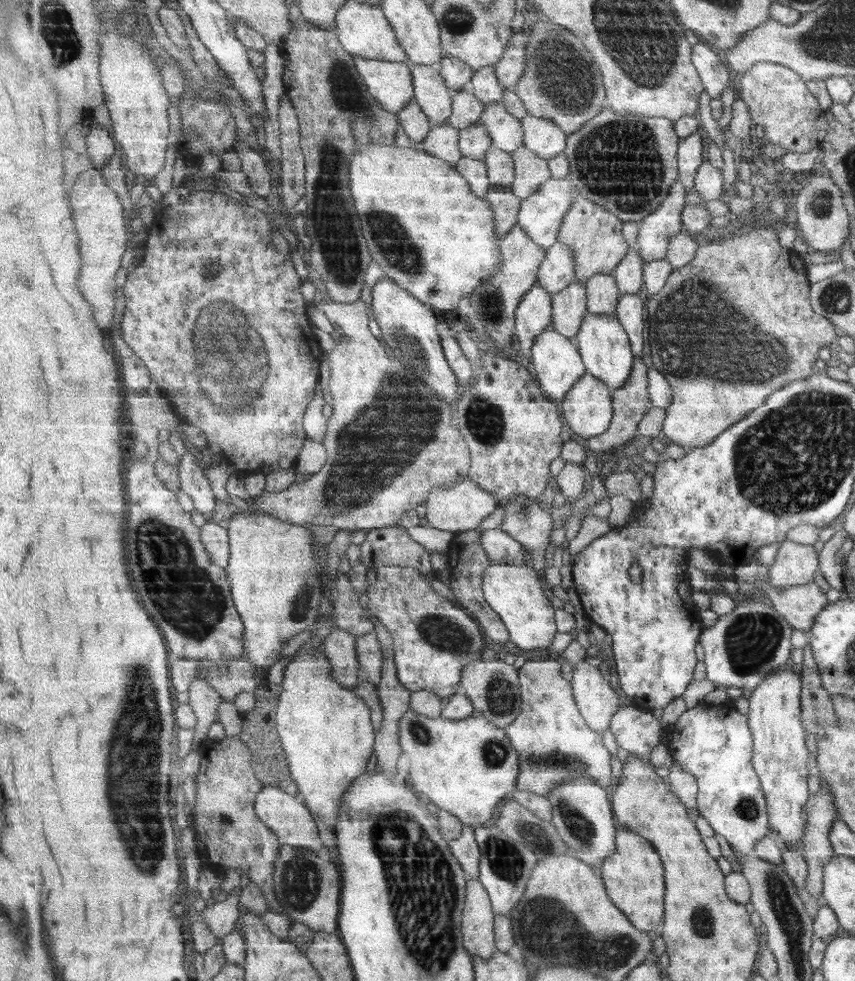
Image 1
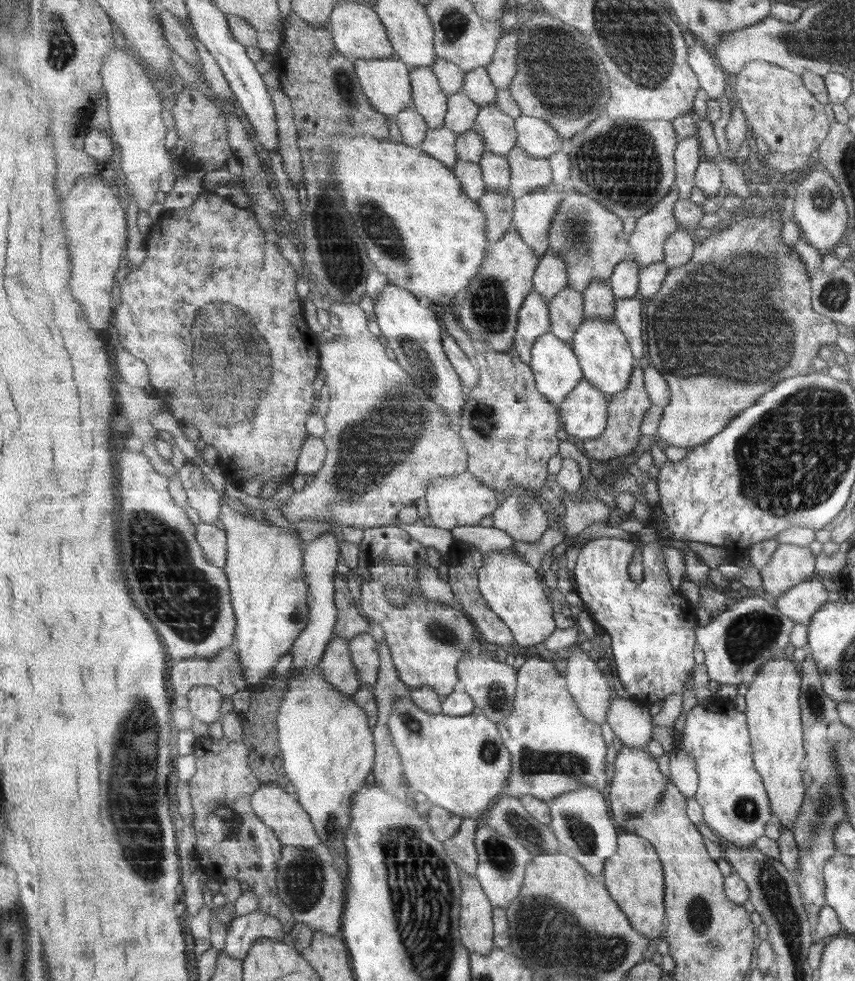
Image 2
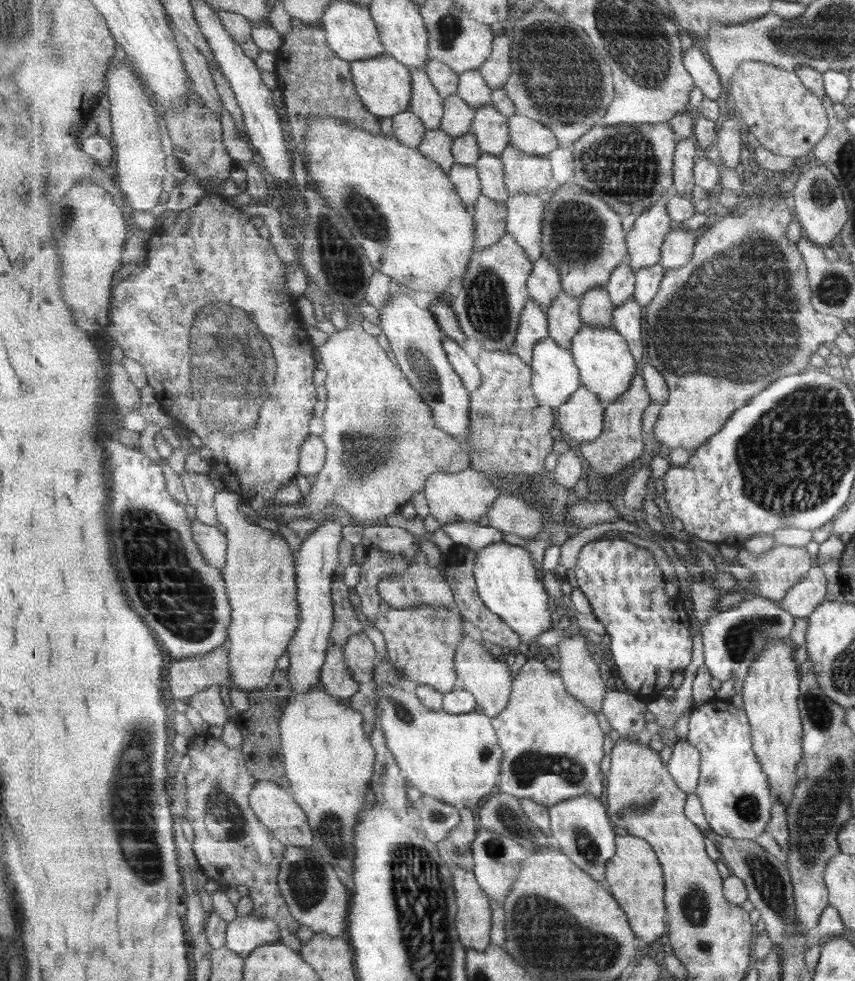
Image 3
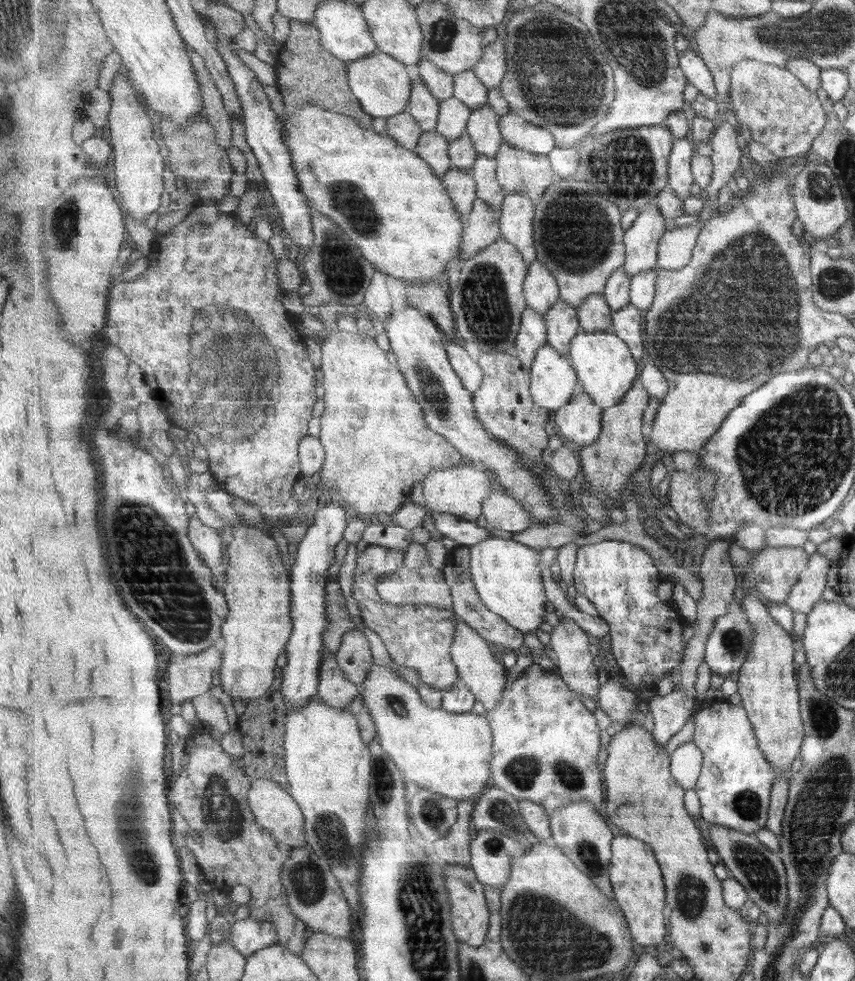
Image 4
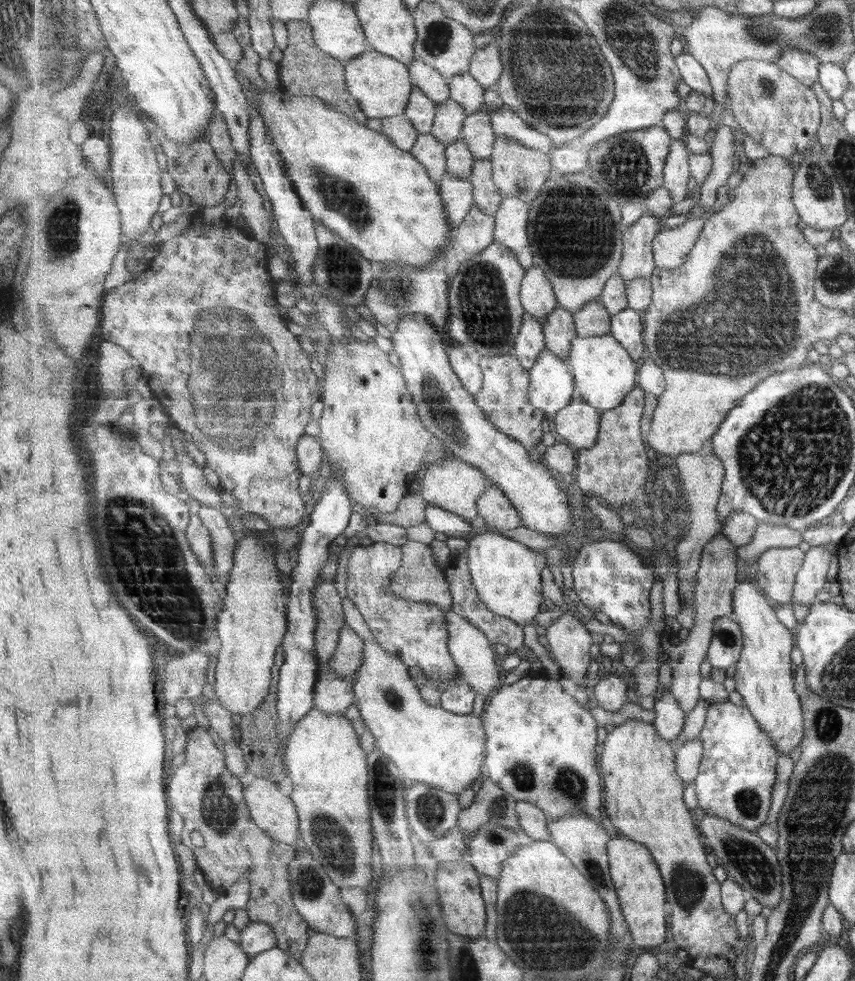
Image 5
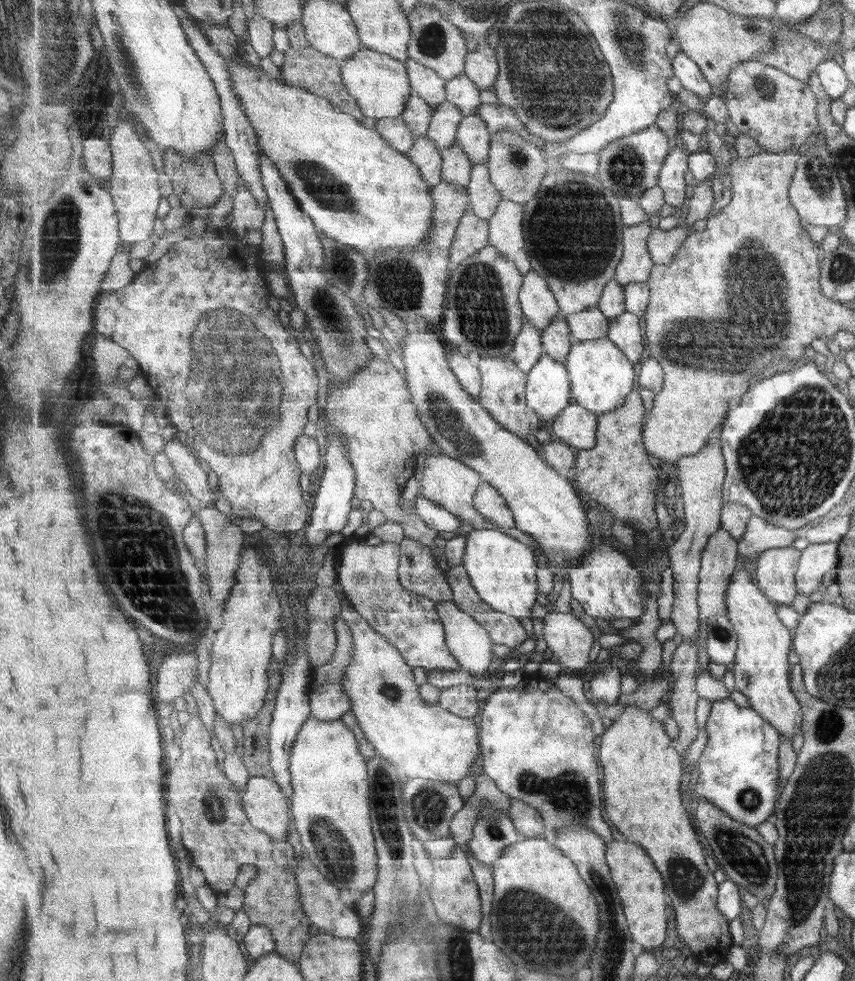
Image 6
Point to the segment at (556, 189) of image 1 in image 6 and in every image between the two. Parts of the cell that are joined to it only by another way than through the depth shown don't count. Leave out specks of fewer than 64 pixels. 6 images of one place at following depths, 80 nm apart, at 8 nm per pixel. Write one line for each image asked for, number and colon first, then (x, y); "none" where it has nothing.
2: (533, 215)
3: (525, 219)
4: (517, 222)
5: (512, 219)
6: (507, 234)

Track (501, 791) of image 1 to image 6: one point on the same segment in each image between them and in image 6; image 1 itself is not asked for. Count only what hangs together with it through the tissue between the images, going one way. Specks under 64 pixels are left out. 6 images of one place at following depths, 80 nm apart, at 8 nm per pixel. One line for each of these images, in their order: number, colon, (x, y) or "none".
2: (461, 763)
3: (457, 758)
4: (451, 754)
5: (429, 744)
6: (423, 740)

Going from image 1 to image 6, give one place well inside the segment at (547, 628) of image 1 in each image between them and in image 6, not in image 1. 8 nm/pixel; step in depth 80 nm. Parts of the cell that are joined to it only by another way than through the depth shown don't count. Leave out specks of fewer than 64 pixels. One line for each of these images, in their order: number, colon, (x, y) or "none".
2: (514, 590)
3: (508, 582)
4: (508, 575)
5: (507, 575)
6: (503, 570)

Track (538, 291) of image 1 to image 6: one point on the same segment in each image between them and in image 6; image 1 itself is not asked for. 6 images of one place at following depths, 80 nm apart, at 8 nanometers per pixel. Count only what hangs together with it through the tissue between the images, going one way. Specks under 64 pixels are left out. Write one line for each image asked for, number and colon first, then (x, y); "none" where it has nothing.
2: (535, 320)
3: (534, 326)
4: (533, 334)
5: (531, 342)
6: (529, 348)

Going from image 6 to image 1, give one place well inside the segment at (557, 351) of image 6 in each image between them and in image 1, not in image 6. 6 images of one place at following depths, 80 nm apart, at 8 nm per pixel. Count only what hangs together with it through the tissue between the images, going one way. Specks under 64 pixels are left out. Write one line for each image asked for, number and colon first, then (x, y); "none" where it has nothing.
1: (570, 306)
2: (567, 309)
3: (564, 315)
4: (562, 319)
5: (560, 329)

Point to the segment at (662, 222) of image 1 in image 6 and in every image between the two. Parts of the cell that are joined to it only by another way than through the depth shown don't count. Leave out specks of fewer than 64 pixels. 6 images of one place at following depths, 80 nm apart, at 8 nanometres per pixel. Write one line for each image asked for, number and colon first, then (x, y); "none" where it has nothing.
2: (648, 240)
3: (645, 241)
4: (641, 241)
5: (638, 262)
6: (636, 265)

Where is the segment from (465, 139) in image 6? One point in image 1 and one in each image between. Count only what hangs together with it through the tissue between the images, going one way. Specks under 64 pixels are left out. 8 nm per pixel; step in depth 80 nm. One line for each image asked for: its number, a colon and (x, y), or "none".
1: (506, 131)
2: (499, 130)
3: (492, 129)
4: (484, 125)
5: (478, 131)

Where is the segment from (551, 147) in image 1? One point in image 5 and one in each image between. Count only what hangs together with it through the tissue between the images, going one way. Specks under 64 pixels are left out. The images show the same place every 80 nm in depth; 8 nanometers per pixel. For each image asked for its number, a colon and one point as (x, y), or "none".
2: (536, 136)
3: (533, 137)
4: (520, 133)
5: (506, 122)

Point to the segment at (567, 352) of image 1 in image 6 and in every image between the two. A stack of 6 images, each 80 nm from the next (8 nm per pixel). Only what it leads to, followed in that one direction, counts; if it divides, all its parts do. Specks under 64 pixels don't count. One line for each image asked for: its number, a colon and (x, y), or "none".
2: (557, 368)
3: (555, 377)
4: (555, 381)
5: (553, 386)
6: (549, 392)

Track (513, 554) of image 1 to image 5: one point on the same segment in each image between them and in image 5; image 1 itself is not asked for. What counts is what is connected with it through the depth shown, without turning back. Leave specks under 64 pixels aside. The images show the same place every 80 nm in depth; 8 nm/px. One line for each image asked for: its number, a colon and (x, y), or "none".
2: (487, 540)
3: (471, 535)
4: (467, 533)
5: (440, 520)

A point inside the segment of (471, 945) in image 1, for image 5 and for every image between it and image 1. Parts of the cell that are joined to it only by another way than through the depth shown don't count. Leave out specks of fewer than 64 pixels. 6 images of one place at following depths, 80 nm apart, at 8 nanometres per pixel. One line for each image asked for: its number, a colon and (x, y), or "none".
2: (477, 914)
3: (474, 920)
4: (471, 916)
5: (458, 884)

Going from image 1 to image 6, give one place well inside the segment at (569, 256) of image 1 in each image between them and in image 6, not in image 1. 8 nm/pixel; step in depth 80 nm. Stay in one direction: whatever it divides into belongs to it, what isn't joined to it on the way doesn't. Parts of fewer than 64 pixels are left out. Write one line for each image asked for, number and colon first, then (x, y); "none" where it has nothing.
2: (552, 277)
3: (545, 283)
4: (542, 291)
5: (538, 295)
6: (538, 301)

